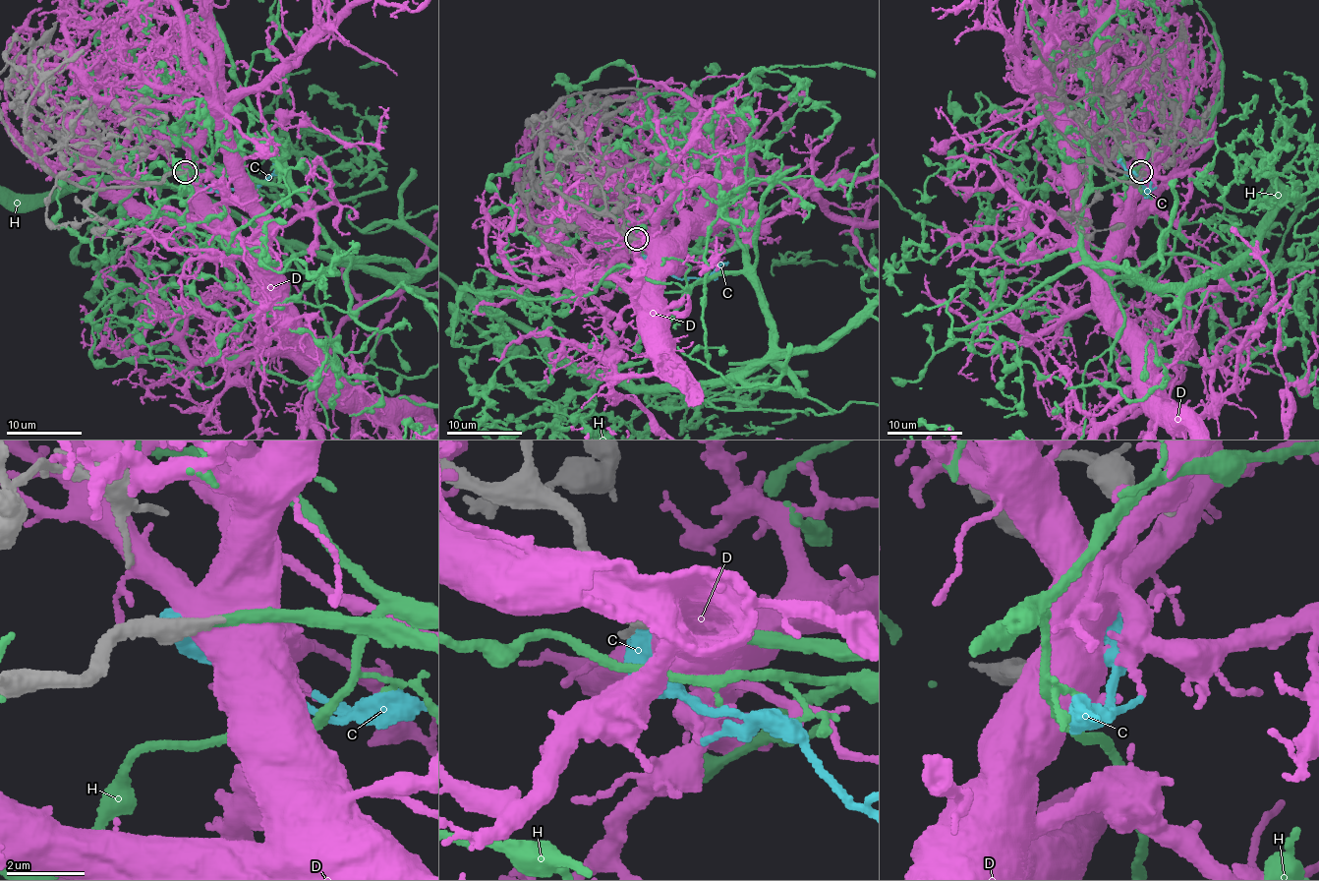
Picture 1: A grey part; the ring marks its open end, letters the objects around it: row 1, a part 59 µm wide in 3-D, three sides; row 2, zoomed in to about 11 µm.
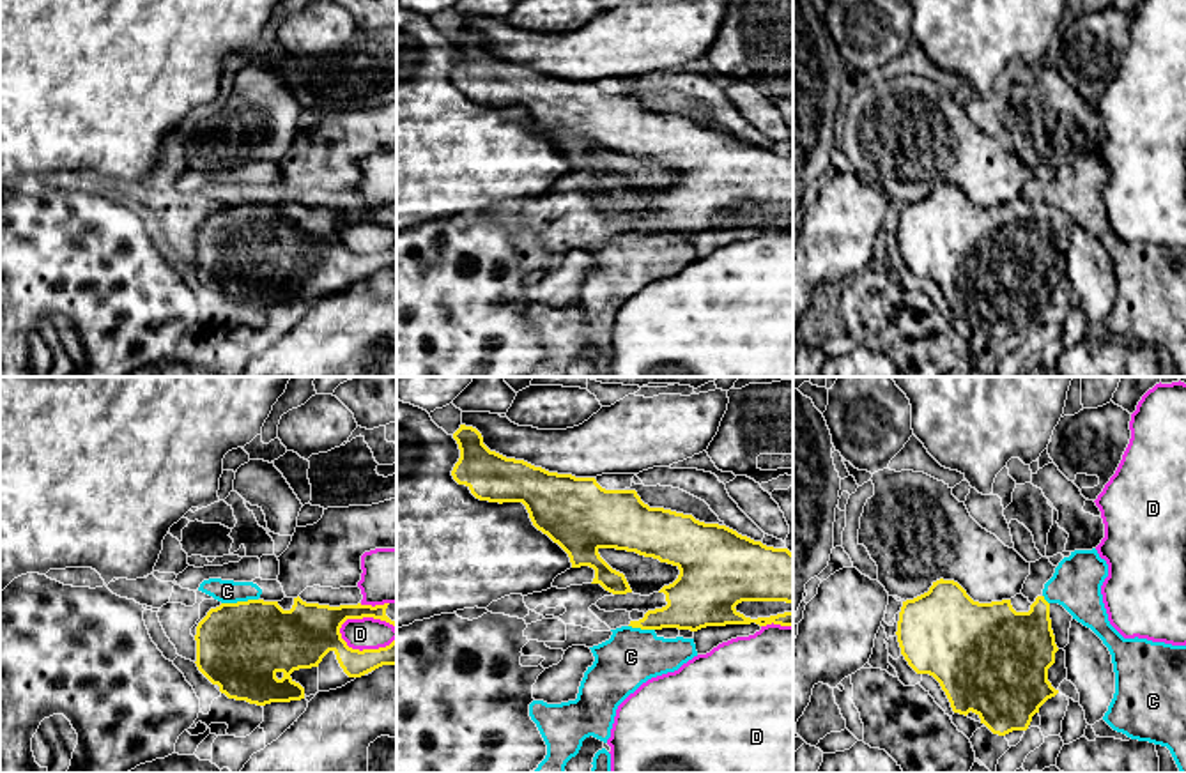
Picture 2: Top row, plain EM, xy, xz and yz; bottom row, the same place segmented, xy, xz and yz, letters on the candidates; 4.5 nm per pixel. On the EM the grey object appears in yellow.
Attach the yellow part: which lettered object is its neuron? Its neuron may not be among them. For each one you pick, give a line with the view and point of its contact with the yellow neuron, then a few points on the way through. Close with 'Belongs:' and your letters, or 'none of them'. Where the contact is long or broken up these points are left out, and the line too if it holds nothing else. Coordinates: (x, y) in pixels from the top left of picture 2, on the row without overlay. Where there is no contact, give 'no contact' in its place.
H: no contact
Belongs: H

